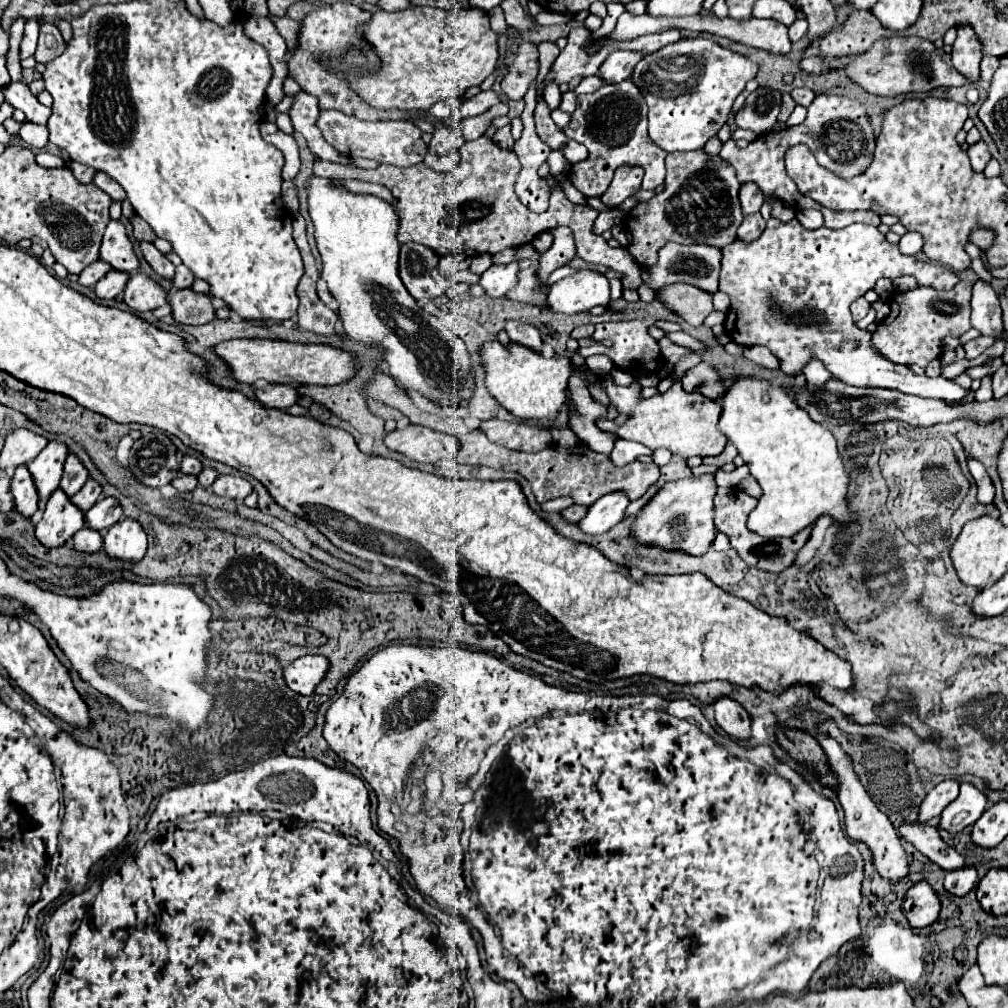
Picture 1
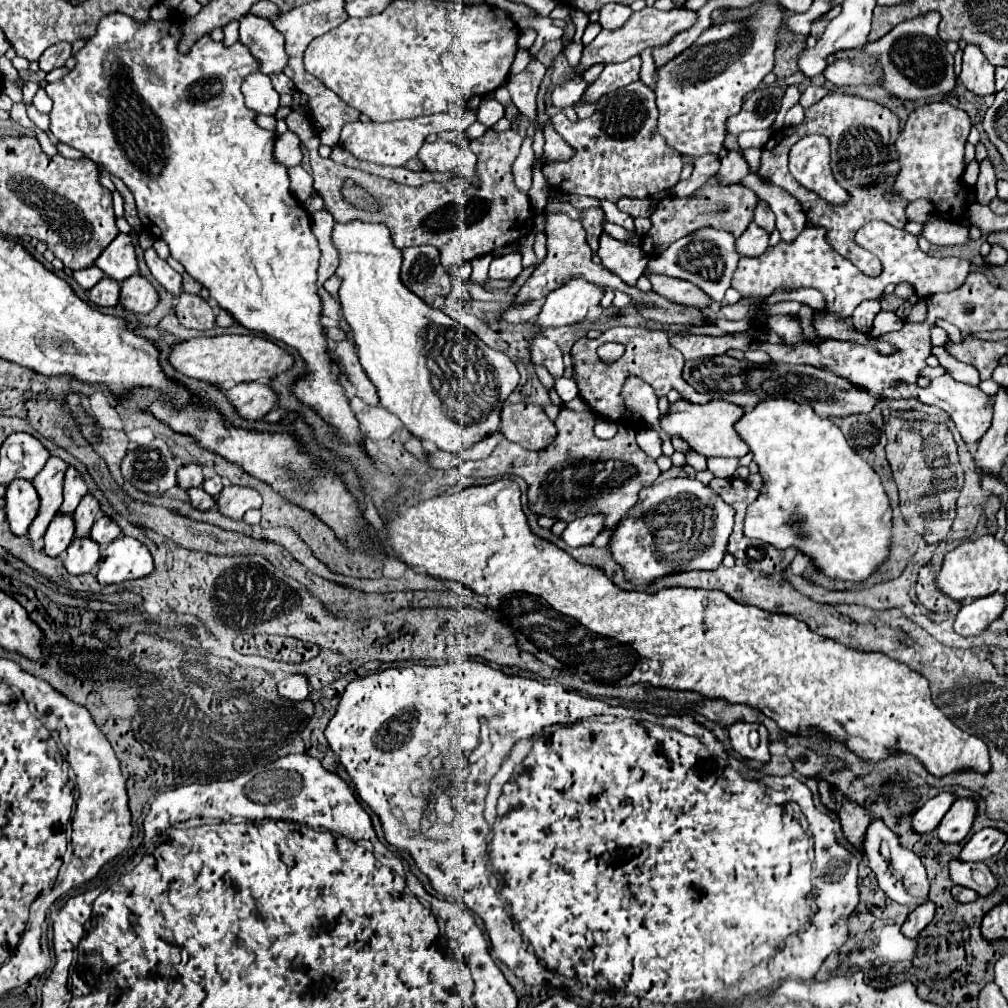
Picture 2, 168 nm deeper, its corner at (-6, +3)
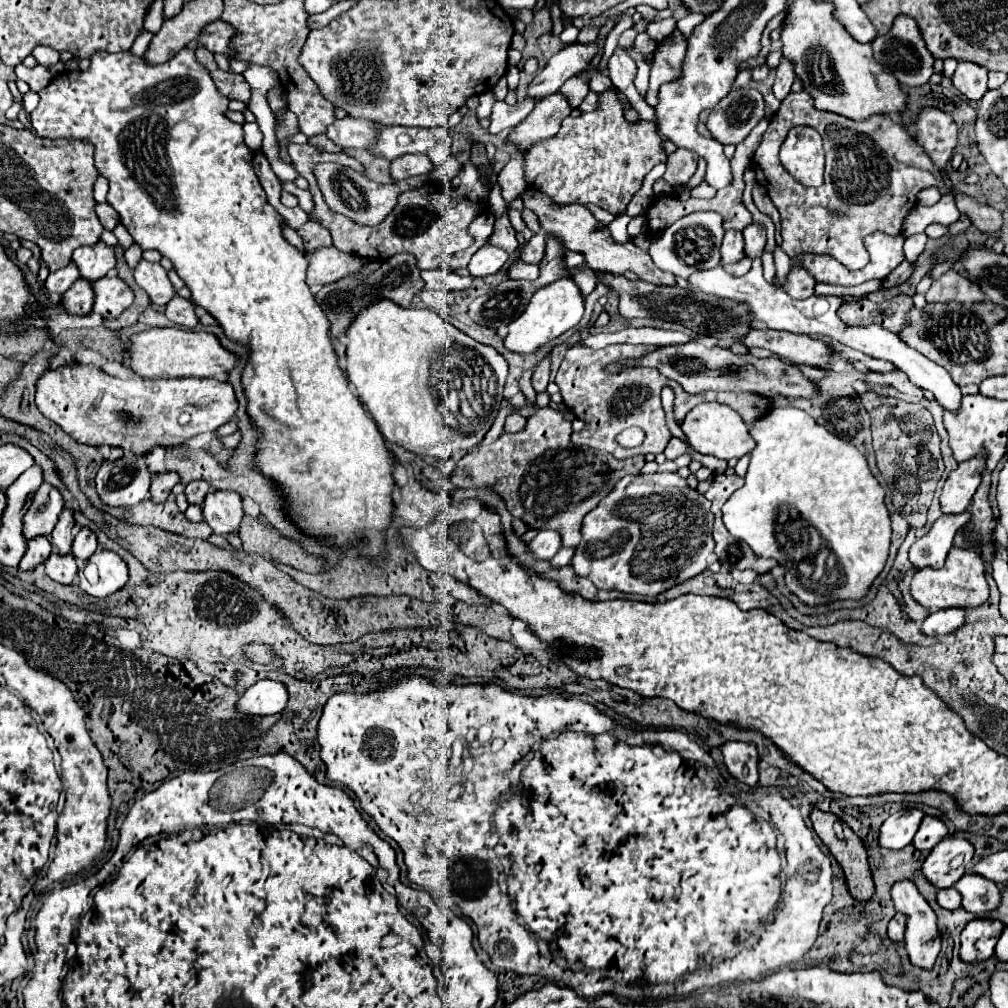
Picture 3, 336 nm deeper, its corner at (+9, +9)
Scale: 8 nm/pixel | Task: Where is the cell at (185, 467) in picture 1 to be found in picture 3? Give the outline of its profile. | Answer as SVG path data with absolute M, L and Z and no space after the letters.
M175 472L157 474L157 476L151 480L151 488L149 488L149 492L151 492L151 500L153 500L155 504L165 502L167 496L171 494L171 490L173 490L173 486L175 486L177 482L179 482L179 478L177 478Z

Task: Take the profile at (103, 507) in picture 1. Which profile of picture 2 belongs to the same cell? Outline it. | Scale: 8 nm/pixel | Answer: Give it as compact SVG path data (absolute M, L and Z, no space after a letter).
M102 516L102 518L98 518L96 522L94 522L94 526L92 526L92 530L90 530L90 538L92 540L96 540L98 544L108 544L108 542L112 542L114 538L118 538L120 536L120 526L110 518L110 516Z

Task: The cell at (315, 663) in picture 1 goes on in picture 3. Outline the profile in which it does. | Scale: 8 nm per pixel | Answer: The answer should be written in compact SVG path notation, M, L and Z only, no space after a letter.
M259 680L237 700L237 712L245 716L275 716L285 710L287 688L275 680Z

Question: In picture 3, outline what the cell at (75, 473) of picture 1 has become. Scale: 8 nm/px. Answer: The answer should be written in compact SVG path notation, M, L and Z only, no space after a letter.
M41 484L35 492L29 510L23 516L23 536L25 540L33 540L33 536L51 536L57 518L63 510L61 494L49 486Z

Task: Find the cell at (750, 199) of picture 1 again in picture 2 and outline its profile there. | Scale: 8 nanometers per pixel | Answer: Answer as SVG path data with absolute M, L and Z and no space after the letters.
M758 200L756 210L754 210L754 222L756 222L758 226L762 226L764 230L772 232L772 230L774 230L774 224L776 224L774 220L776 220L776 218L774 218L774 214L772 214L772 210L770 210L768 202Z

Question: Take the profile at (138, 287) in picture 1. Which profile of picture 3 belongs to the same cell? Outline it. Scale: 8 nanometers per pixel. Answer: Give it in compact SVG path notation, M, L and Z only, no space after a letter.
M109 274L93 282L93 292L95 292L93 312L101 314L103 318L117 318L133 302L131 288L115 274L113 276Z

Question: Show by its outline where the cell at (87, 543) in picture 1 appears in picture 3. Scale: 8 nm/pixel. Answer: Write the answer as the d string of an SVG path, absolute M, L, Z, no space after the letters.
M53 552L45 562L45 574L59 584L73 584L77 570L77 562L71 554L59 556L57 552Z

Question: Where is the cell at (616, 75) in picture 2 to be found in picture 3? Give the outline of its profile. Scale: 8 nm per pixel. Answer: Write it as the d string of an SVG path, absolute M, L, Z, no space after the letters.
M559 92L551 94L545 100L537 102L533 112L511 130L507 144L515 146L519 152L527 152L533 144L555 136L555 132L561 128L561 120L569 114L571 106L565 96Z

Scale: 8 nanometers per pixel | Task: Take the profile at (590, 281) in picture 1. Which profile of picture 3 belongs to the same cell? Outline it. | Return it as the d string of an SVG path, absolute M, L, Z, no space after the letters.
M565 276L561 280L555 280L553 284L537 290L525 308L525 312L509 324L509 332L505 336L505 348L517 354L533 354L541 350L545 344L561 336L563 332L575 328L583 316L583 298L577 288L577 284Z

